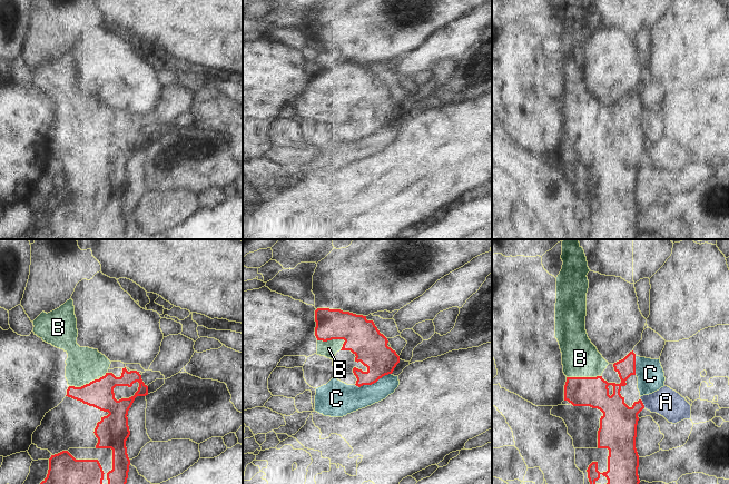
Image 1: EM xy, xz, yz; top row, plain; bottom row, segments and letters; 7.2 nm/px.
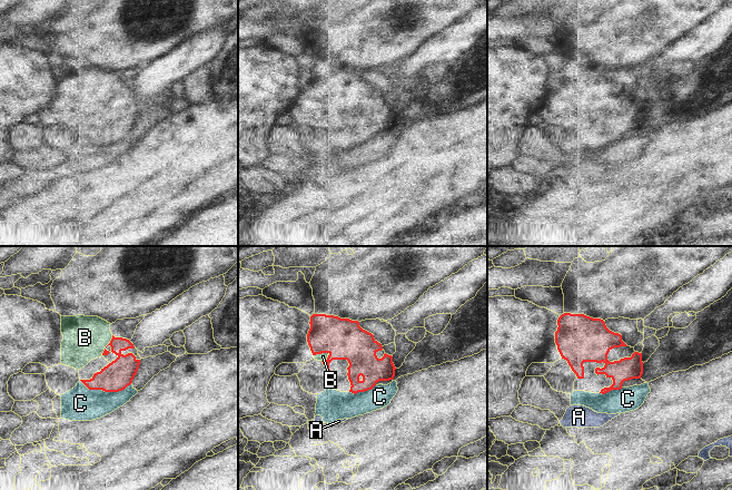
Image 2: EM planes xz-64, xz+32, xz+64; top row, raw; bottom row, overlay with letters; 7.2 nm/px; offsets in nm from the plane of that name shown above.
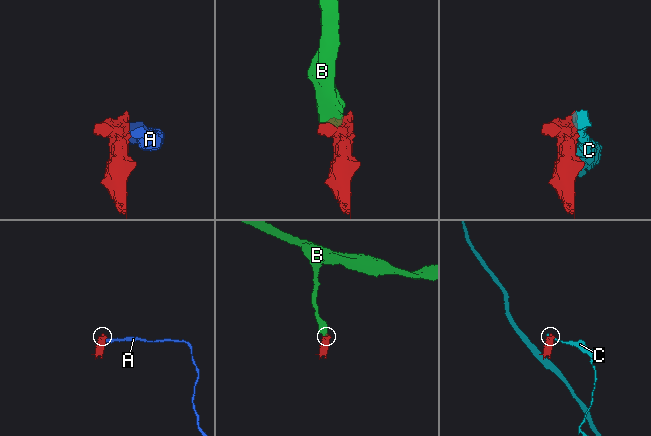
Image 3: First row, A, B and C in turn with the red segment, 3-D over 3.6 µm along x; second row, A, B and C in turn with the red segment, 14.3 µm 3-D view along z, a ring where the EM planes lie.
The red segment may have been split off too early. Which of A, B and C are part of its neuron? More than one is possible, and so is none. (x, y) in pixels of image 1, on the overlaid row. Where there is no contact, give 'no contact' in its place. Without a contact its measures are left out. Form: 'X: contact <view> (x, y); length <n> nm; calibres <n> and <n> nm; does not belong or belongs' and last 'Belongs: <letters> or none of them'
A: contact yz (642, 403); length 80 nm; calibres 280 and 200 nm; does not belong
B: contact xz (332, 338); length 200 nm; calibres 260 and 120 nm; belongs
C: contact xz (373, 383); length 280 nm; calibres 240 and 220 nm; does not belong
Belongs: B

